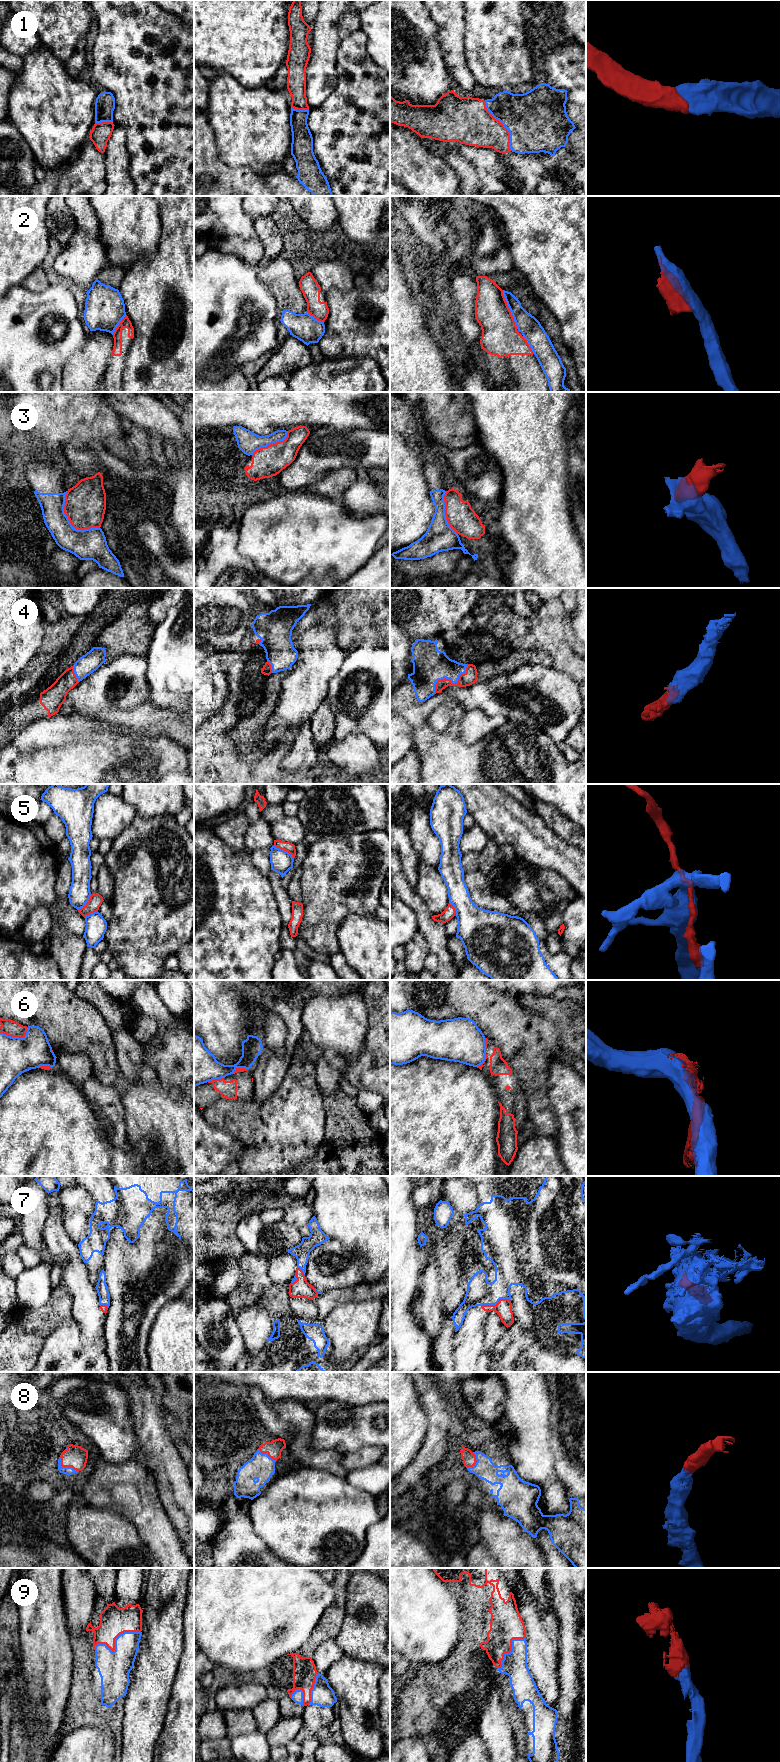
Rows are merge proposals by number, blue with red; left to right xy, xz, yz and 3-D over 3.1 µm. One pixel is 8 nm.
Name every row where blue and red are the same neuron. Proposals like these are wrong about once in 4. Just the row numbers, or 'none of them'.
1, 4, 8, 9

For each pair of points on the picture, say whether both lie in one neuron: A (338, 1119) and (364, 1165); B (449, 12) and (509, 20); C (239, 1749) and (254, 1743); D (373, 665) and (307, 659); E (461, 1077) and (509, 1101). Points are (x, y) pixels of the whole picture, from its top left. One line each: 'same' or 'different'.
A: same
B: different
C: same
D: different
E: different

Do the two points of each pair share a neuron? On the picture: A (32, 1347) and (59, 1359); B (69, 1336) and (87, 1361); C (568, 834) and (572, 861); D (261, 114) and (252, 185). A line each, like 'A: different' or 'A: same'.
A: different
B: same
C: different
D: different

